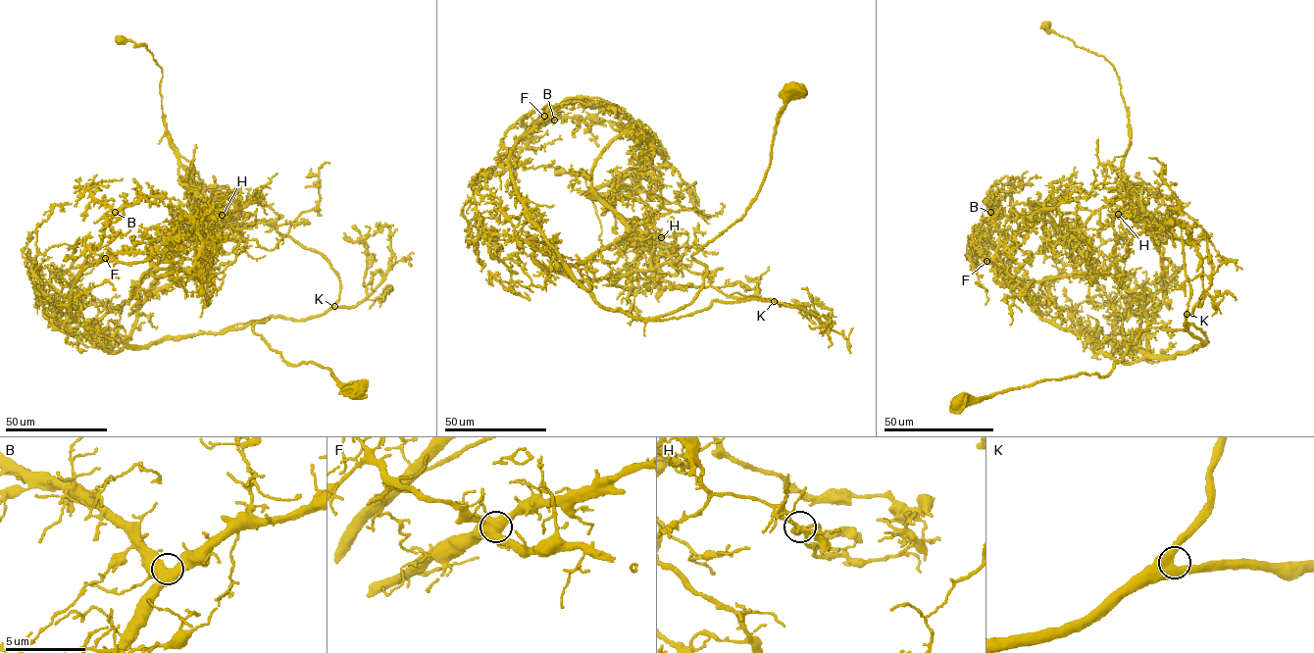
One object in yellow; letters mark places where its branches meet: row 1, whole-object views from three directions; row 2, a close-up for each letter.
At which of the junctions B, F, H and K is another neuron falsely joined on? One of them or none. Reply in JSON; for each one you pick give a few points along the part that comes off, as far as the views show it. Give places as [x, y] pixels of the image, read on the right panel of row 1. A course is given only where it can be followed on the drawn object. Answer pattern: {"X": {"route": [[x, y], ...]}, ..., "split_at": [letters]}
{"H": {"route": [[1118, 215], [1110, 204], [1126, 193], [1123, 160], [1130, 141], [1118, 75], [1103, 57], [1048, 31], [1044, 23]]}, "split_at": ["H"]}

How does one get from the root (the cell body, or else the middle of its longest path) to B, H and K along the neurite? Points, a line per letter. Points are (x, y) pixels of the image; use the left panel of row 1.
B: (359, 390), (328, 368), (290, 365), (254, 331), (267, 319), (102, 348), (72, 315), (70, 295), (115, 212)
H: (359, 390), (290, 365), (254, 331), (267, 319), (218, 334), (320, 316), (340, 290), (274, 223), (222, 215)
K: (359, 390), (328, 368), (290, 365), (254, 331), (267, 319), (218, 334), (271, 316), (306, 320), (334, 306)

